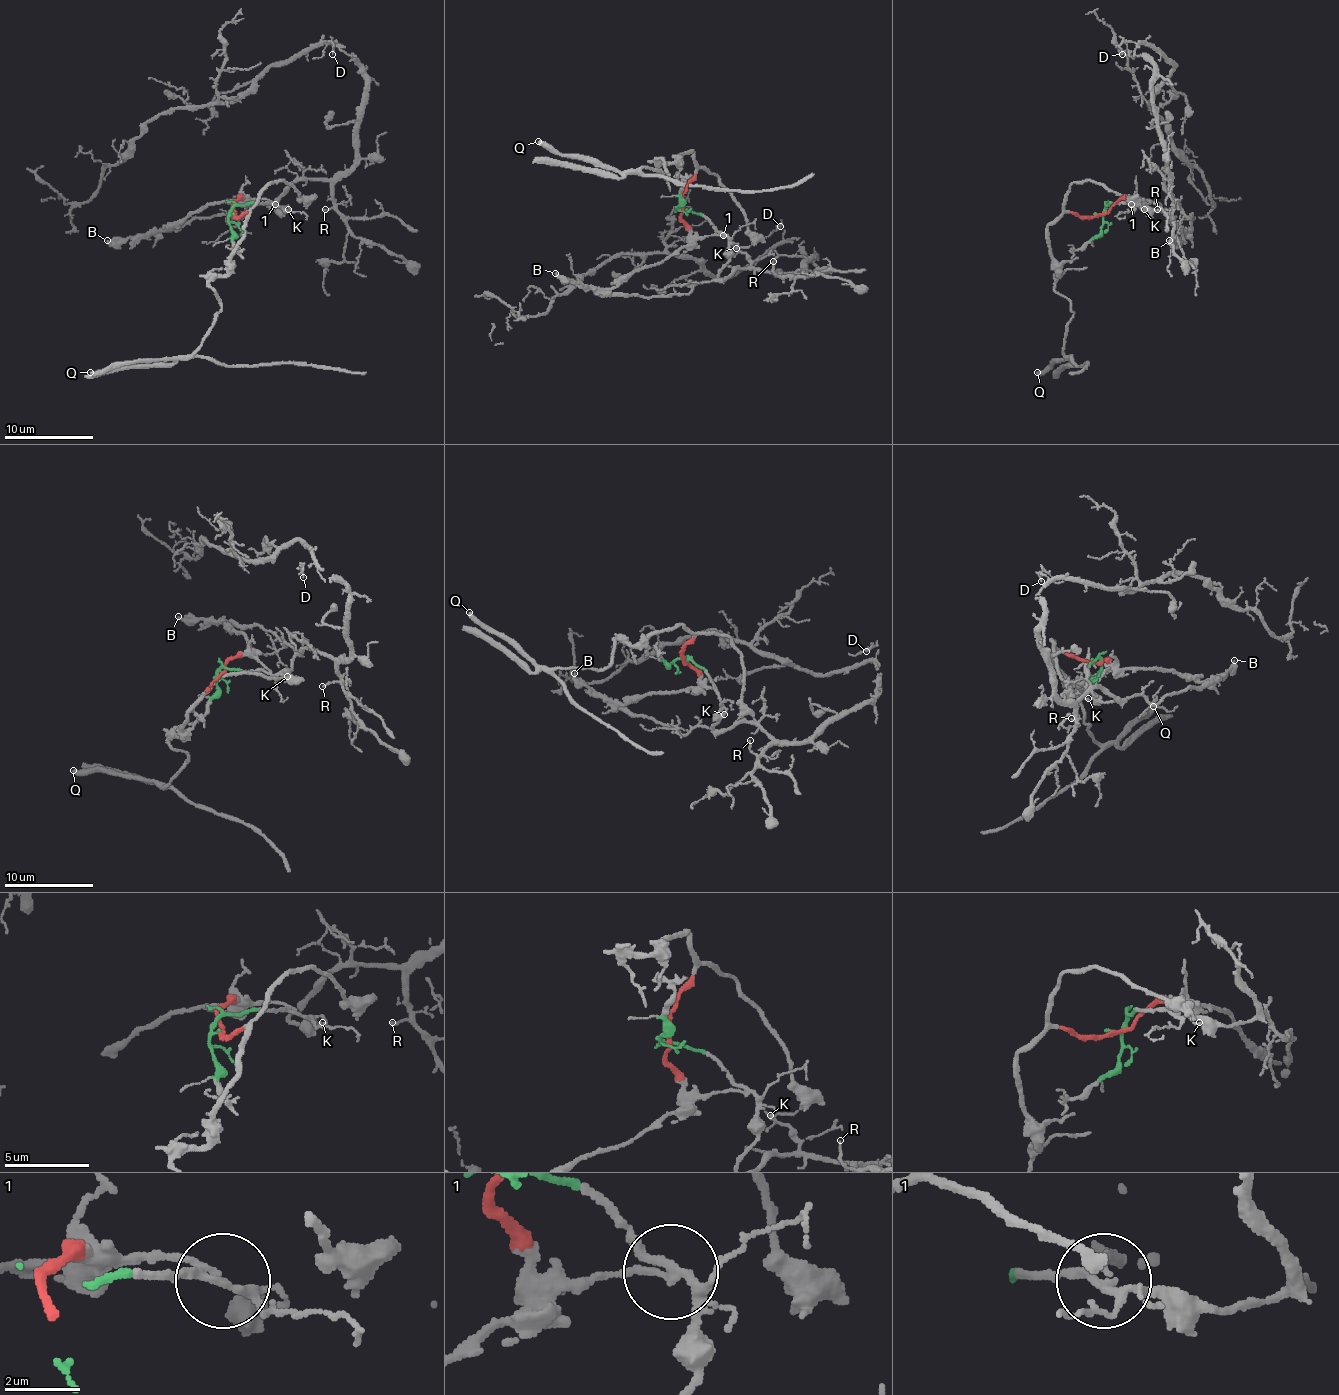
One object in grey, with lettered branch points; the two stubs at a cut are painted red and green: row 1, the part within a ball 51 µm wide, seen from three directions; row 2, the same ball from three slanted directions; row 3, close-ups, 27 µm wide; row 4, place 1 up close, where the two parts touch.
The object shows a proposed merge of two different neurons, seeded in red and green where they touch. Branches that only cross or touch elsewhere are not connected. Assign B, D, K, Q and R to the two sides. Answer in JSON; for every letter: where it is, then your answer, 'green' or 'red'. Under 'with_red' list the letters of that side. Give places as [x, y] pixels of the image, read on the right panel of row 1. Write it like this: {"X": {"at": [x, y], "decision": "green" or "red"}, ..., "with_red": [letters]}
{"B": {"at": [1169, 240], "decision": "red"}, "D": {"at": [1122, 54], "decision": "green"}, "K": {"at": [1144, 209], "decision": "green"}, "Q": {"at": [1037, 372], "decision": "red"}, "R": {"at": [1157, 209], "decision": "green"}, "with_red": ["B", "Q"]}

